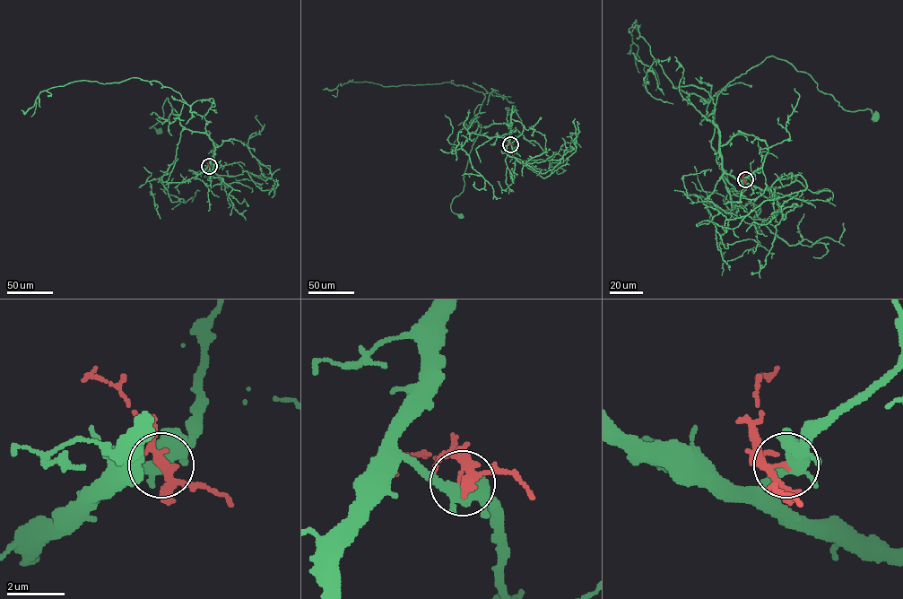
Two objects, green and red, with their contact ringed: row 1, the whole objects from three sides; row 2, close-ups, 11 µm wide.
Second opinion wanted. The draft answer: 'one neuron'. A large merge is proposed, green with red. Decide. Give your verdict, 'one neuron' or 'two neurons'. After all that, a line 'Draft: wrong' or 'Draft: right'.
two neurons
Draft: wrong

